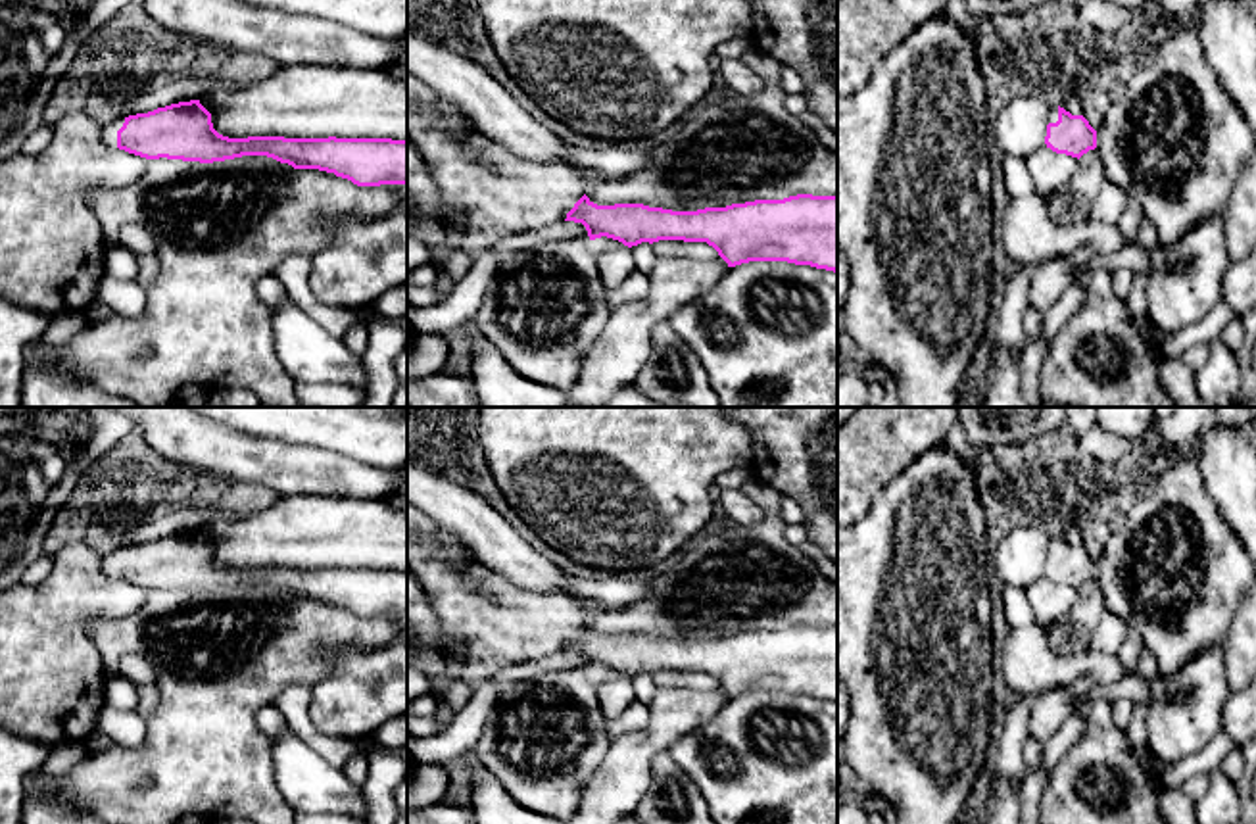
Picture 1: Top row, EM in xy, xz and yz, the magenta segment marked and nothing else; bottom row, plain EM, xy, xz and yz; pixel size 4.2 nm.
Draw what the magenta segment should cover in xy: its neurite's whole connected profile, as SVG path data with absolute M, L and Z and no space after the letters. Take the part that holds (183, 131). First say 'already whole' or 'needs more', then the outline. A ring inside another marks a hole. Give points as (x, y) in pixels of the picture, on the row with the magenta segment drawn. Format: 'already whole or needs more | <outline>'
needs more | M200 100L100 125L111 148L146 159L213 163L242 156L267 156L294 169L319 169L357 186L407 184L407 140L392 138L229 138L213 129Z

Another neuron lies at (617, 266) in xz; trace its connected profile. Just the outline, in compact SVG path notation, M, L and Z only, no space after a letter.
M622 246L618 250L601 254L597 255L597 265L599 265L601 280L607 286L607 290L618 286L636 269L632 248Z

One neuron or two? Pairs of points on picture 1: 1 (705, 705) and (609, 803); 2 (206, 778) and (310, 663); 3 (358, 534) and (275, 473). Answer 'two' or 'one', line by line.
1: one
2: one
3: two

